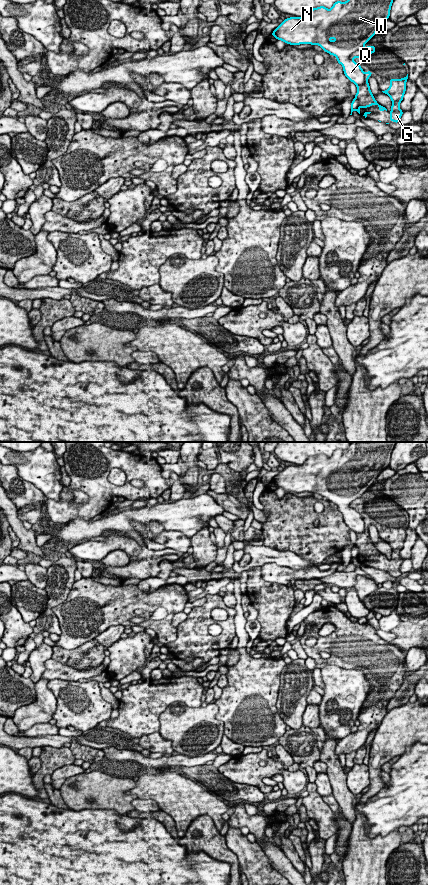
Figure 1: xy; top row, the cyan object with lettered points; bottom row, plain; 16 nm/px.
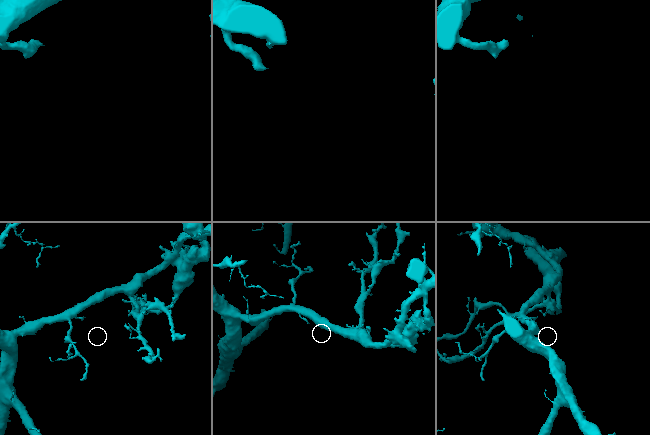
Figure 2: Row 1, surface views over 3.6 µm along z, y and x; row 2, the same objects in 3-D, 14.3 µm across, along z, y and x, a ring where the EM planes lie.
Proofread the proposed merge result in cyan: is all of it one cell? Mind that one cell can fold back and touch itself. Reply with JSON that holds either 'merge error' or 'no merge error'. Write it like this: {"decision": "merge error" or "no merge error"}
{"decision": "merge error"}

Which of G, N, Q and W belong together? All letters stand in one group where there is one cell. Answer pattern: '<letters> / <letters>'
G / N Q W

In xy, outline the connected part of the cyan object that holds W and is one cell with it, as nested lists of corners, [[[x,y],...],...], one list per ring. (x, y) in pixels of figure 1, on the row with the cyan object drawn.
[[[347,0],[337,1],[331,9],[324,6],[309,9],[302,17],[286,18],[272,32],[277,40],[286,44],[311,44],[320,46],[325,52],[337,58],[345,76],[355,85],[363,85],[365,73],[351,55],[360,50],[376,33],[379,26],[389,19],[393,0]]]

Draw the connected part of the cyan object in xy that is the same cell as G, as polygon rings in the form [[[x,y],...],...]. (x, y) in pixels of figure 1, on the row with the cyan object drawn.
[[[408,74],[401,79],[390,78],[390,87],[387,90],[382,91],[387,94],[392,100],[392,106],[390,111],[390,121],[398,123],[402,114],[404,113],[400,109],[400,103],[403,100],[406,91],[406,82],[408,80]]]

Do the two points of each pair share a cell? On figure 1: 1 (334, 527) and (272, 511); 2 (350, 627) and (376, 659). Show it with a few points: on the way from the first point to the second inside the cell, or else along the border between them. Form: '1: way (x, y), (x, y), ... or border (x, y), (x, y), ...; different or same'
1: way (319, 516), (310, 515), (305, 510), (287, 510); same
2: way (333, 636), (332, 642), (340, 650), (359, 653); same

